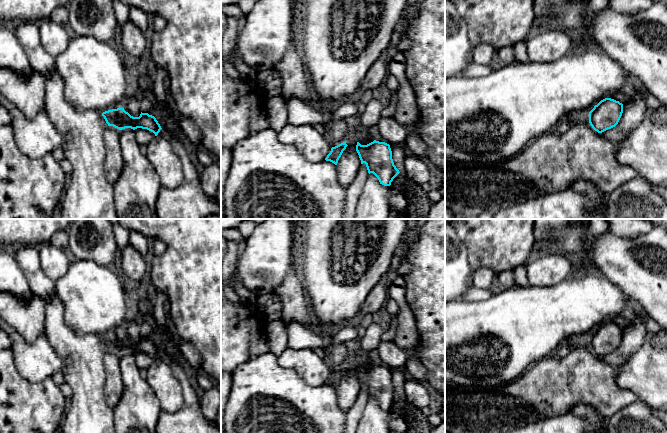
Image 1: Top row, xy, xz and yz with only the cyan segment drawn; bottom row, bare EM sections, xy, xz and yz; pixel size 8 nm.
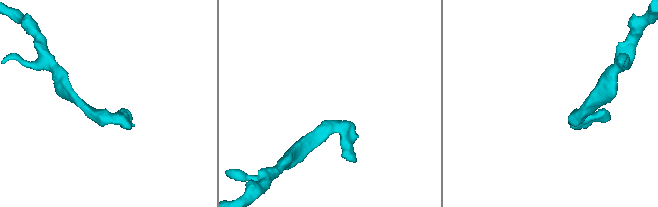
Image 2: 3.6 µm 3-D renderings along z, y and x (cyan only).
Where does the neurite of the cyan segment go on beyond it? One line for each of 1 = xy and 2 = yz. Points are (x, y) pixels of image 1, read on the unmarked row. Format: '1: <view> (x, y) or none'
1: none
2: none

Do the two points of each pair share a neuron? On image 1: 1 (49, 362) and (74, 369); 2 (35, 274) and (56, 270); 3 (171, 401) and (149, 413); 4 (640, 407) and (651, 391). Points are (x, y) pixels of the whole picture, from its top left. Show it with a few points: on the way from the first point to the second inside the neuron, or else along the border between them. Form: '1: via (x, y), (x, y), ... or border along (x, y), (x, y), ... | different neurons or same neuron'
1: border along (52, 346), (63, 359), (64, 369), (62, 372) | different neurons
2: border along (38, 249), (41, 269), (54, 281) | different neurons
3: border along (150, 386), (161, 410) | different neurons
4: border along (641, 399), (645, 400), (655, 410) | different neurons

